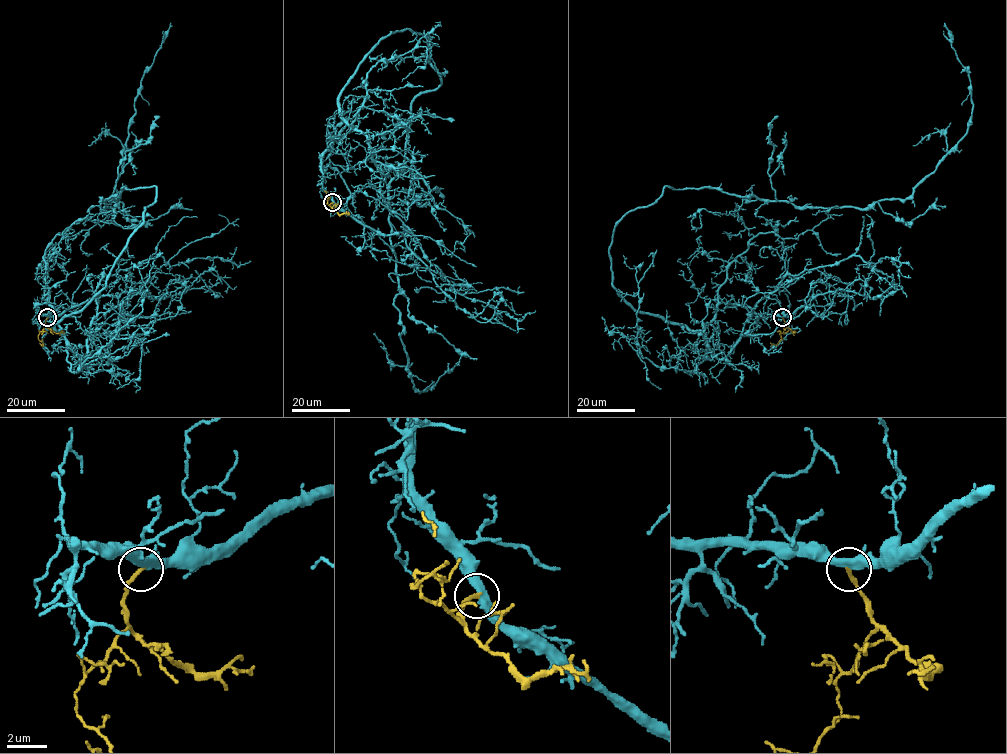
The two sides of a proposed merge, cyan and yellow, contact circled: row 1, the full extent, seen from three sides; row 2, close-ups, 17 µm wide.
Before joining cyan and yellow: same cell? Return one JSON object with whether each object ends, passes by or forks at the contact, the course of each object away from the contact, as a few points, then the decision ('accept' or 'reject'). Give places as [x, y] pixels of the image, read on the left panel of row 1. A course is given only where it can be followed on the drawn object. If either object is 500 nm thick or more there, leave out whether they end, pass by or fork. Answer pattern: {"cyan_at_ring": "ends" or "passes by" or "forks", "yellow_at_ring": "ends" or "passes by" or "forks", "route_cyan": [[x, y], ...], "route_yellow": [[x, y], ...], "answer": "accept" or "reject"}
{"cyan_at_ring": "passes by", "yellow_at_ring": "ends", "route_cyan": [[47, 317], [36, 307], [48, 300], [44, 252], [101, 199], [113, 208], [137, 90], [170, 23]], "route_yellow": [[47, 317], [38, 338], [43, 345], [39, 343]], "answer": "reject"}

